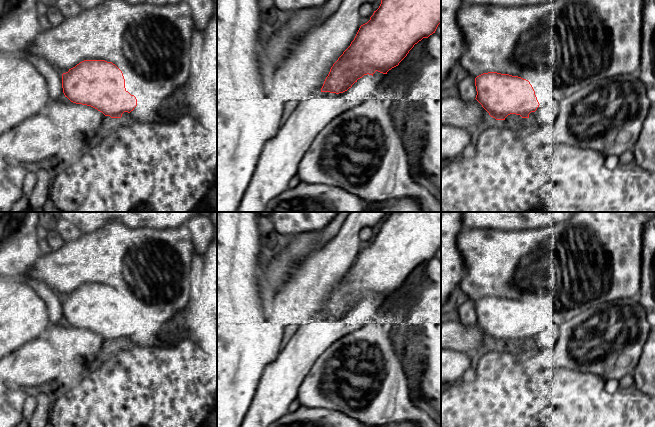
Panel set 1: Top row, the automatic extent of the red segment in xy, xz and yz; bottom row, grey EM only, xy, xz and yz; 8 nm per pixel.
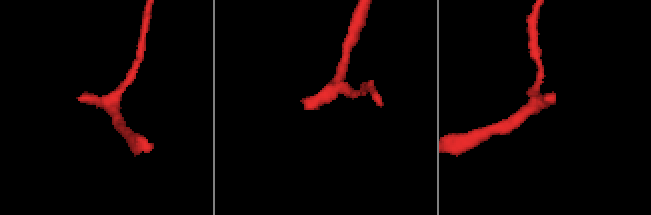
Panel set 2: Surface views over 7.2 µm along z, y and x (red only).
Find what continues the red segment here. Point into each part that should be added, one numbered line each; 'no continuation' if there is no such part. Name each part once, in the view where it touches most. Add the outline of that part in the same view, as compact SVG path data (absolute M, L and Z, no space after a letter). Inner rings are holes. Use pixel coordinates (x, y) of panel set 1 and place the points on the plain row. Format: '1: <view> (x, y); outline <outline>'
1: xz (282, 378); outline M355 306L343 317L321 316L301 324L279 355L266 367L241 427L269 427L287 414L289 405L297 398L299 388L317 358L338 339L357 330L368 320L359 316L363 308Z

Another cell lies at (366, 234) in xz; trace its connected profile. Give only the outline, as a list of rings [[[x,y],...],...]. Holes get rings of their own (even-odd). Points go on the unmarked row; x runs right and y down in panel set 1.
[[[364,227],[359,234],[359,239],[362,243],[370,242],[374,237],[371,227]]]

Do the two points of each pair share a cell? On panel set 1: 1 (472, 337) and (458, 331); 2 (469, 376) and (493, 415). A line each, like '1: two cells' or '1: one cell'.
1: one cell
2: two cells

